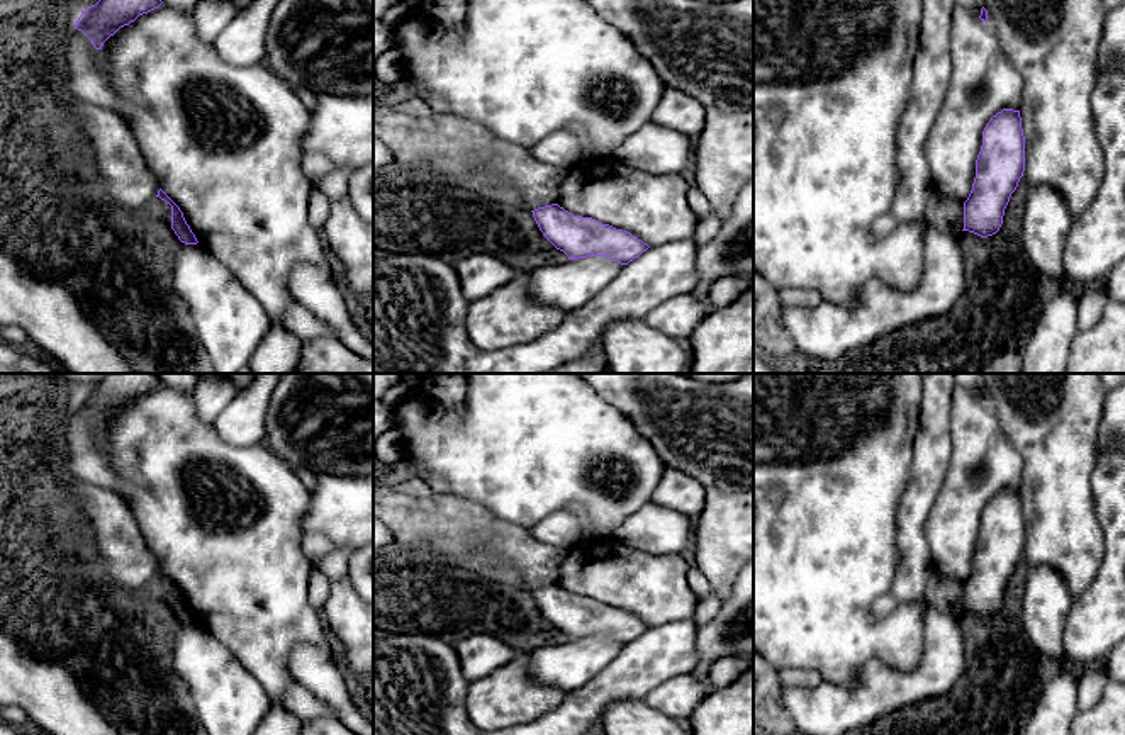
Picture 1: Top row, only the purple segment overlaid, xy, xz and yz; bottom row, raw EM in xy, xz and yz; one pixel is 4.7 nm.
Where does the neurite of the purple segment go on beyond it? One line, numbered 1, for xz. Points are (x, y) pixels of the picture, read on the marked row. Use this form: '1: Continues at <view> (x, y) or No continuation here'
1: No continuation here

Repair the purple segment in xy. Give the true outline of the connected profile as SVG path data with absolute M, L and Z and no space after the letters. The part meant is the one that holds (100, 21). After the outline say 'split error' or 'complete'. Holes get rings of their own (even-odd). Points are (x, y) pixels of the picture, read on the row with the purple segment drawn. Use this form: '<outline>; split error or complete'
M98 0L81 10L75 29L81 31L95 49L102 49L104 42L120 27L129 25L139 15L158 8L161 3L161 0Z; complete

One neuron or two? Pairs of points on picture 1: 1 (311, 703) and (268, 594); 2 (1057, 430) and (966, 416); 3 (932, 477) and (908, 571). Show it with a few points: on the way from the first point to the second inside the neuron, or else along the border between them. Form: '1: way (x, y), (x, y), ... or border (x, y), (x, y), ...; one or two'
1: border (296, 683), (282, 696), (280, 703), (297, 717); two
2: border (986, 404), (1003, 435), (1022, 455); two
3: way (917, 501), (912, 513), (912, 547); one

